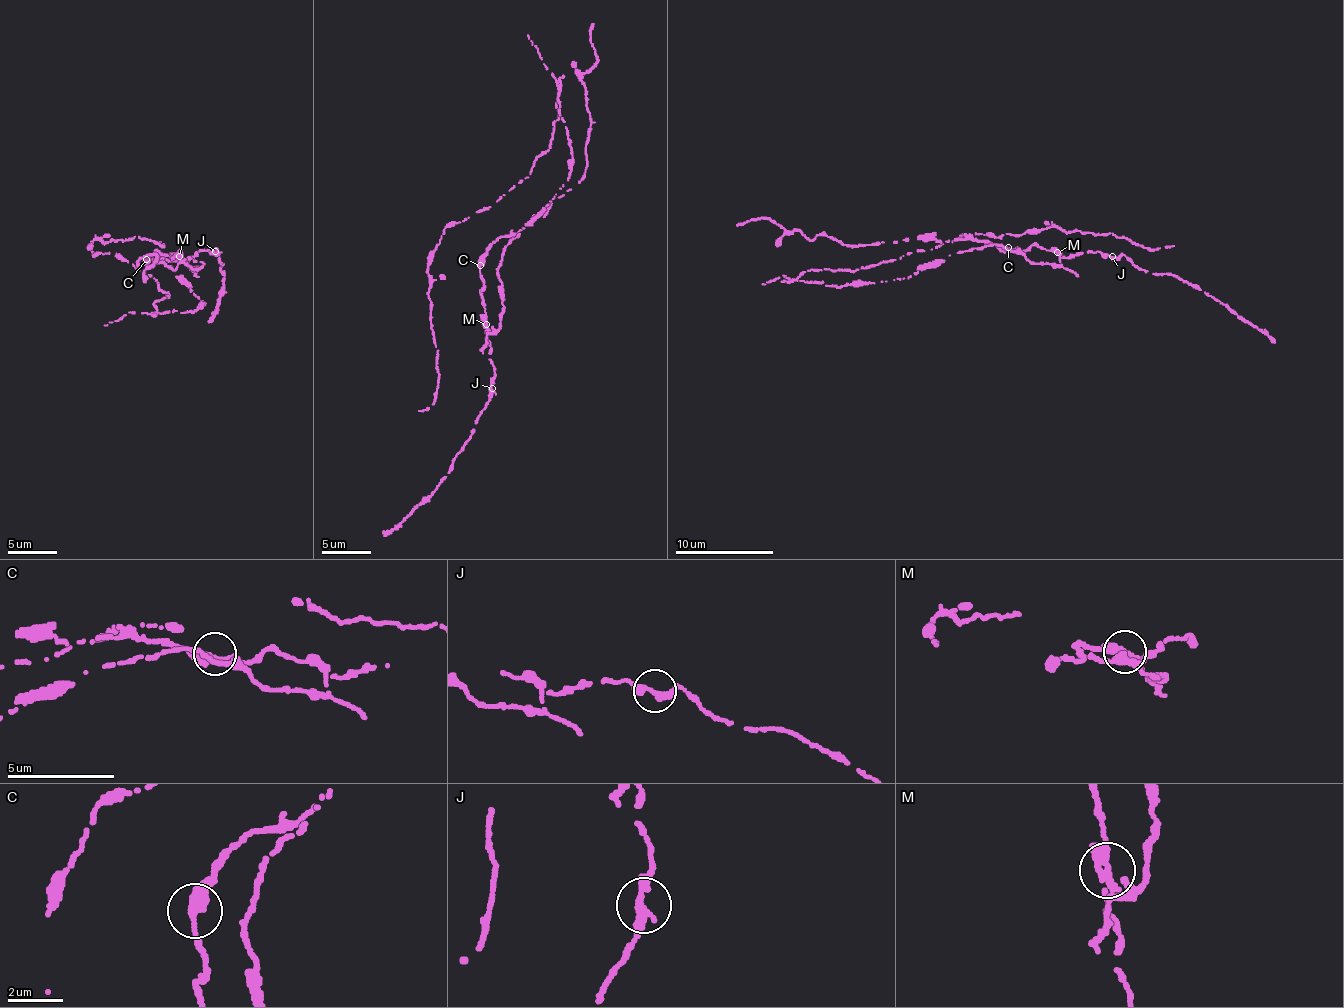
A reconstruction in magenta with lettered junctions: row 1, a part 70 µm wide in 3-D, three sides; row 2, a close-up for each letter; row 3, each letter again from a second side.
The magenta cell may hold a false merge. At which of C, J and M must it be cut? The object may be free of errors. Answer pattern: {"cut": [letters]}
{"cut": ["M"]}

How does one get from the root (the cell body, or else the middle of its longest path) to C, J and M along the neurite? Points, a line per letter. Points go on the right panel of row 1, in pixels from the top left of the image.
C: (903, 279), (992, 243), (1037, 264), (1061, 263), (1055, 250), (1037, 243), (1024, 251), (1008, 247)
J: (903, 279), (956, 252), (992, 243), (1024, 253), (1029, 261), (1059, 266), (1063, 258), (1083, 252), (1112, 256)
M: (903, 279), (956, 252), (992, 243), (1024, 253), (1037, 264), (1060, 266), (1058, 253)

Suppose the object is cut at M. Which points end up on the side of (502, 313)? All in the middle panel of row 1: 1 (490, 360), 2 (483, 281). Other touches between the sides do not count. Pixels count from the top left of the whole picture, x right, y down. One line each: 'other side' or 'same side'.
1: other side
2: other side

